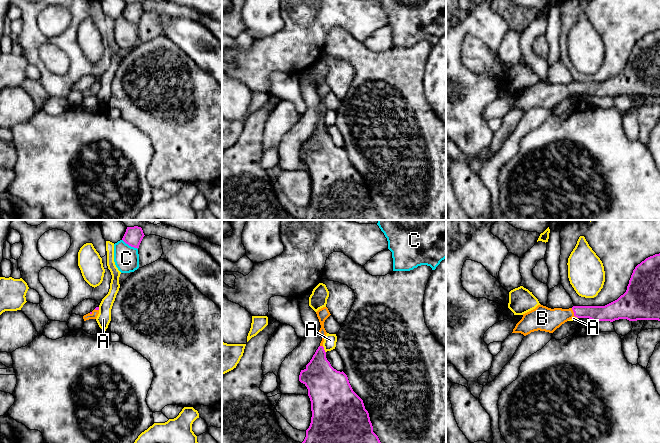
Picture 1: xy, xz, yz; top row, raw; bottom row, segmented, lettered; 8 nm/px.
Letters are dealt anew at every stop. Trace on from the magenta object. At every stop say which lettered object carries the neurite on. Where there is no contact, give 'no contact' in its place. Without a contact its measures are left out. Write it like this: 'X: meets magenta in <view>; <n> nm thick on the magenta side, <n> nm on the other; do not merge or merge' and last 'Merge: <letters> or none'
A: meets magenta in xz; 280 nm thick on the magenta side, 100 nm on the other; do not merge
B: meets magenta in yz; 130 nm thick on the magenta side, 190 nm on the other; merge
C: meets magenta in xy; 150 nm thick on the magenta side, 200 nm on the other; do not merge
Merge: B

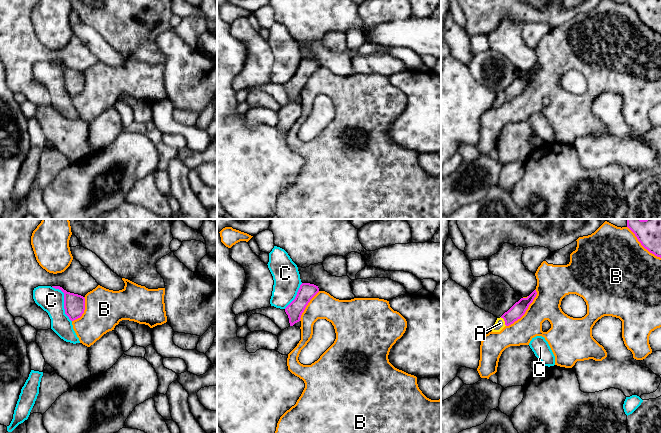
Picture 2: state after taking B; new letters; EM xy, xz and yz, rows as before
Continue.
A: meets magenta in yz; 110 nm thick on the magenta side, 80 nm on the other; merge
B: meets magenta in yz; 110 nm thick on the magenta side, 220 nm on the other; do not merge
C: meets magenta in xy; 170 nm thick on the magenta side, 200 nm on the other; do not merge
Merge: A

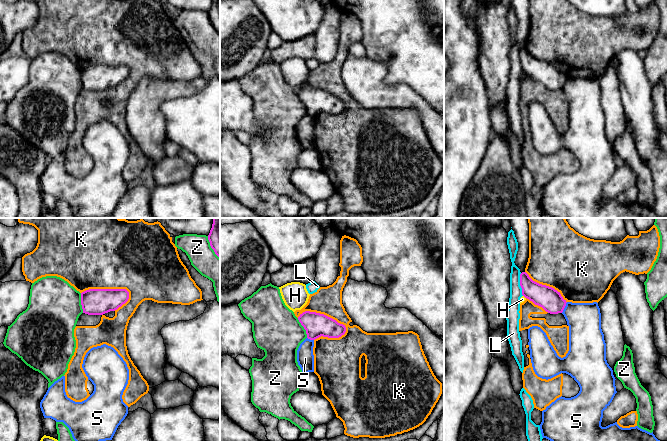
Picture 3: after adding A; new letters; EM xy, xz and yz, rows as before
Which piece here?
H: meets magenta in yz; 180 nm thick on the magenta side, 50 nm on the other; do not merge
K: meets magenta in xz; 190 nm thick on the magenta side, 220 nm on the other; do not merge
L: meets magenta in yz; 180 nm thick on the magenta side, 100 nm on the other; do not merge
S: meets magenta in yz; 180 nm thick on the magenta side, 280 nm on the other; do not merge
Z: meets magenta in xy; 200 nm thick on the magenta side, 420 nm on the other; do not merge
Merge: none

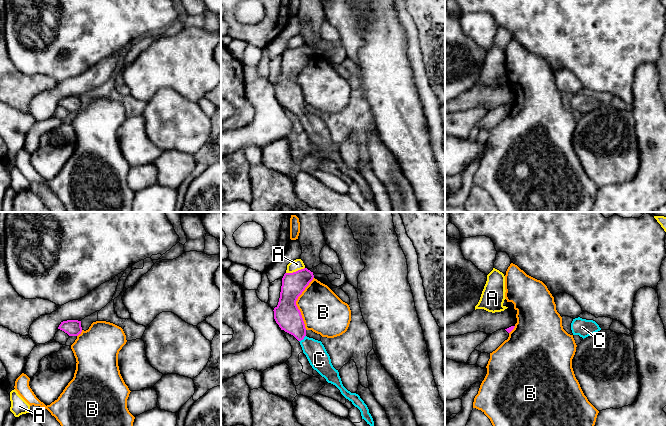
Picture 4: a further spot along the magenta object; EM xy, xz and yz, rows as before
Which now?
A: meets magenta in xz; 190 nm thick on the magenta side, 90 nm on the other; do not merge
B: meets magenta in xz; 200 nm thick on the magenta side, 340 nm on the other; do not merge
C: meets magenta in xz; 200 nm thick on the magenta side, 170 nm on the other; merge
Merge: C

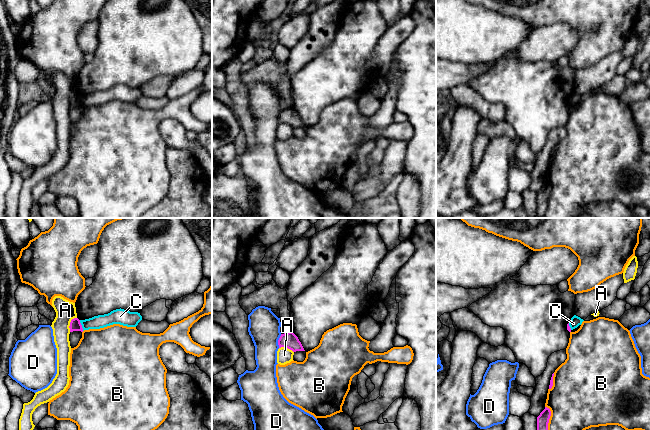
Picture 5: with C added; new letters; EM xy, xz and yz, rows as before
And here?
A: meets magenta in xy; 90 nm thick on the magenta side, 160 nm on the other; do not merge
B: meets magenta in yz; 100 nm thick on the magenta side, 400 nm on the other; do not merge
C: meets magenta in xy; 90 nm thick on the magenta side, 110 nm on the other; do not merge
D: meets magenta in xz; 130 nm thick on the magenta side, 260 nm on the other; do not merge
Merge: none

